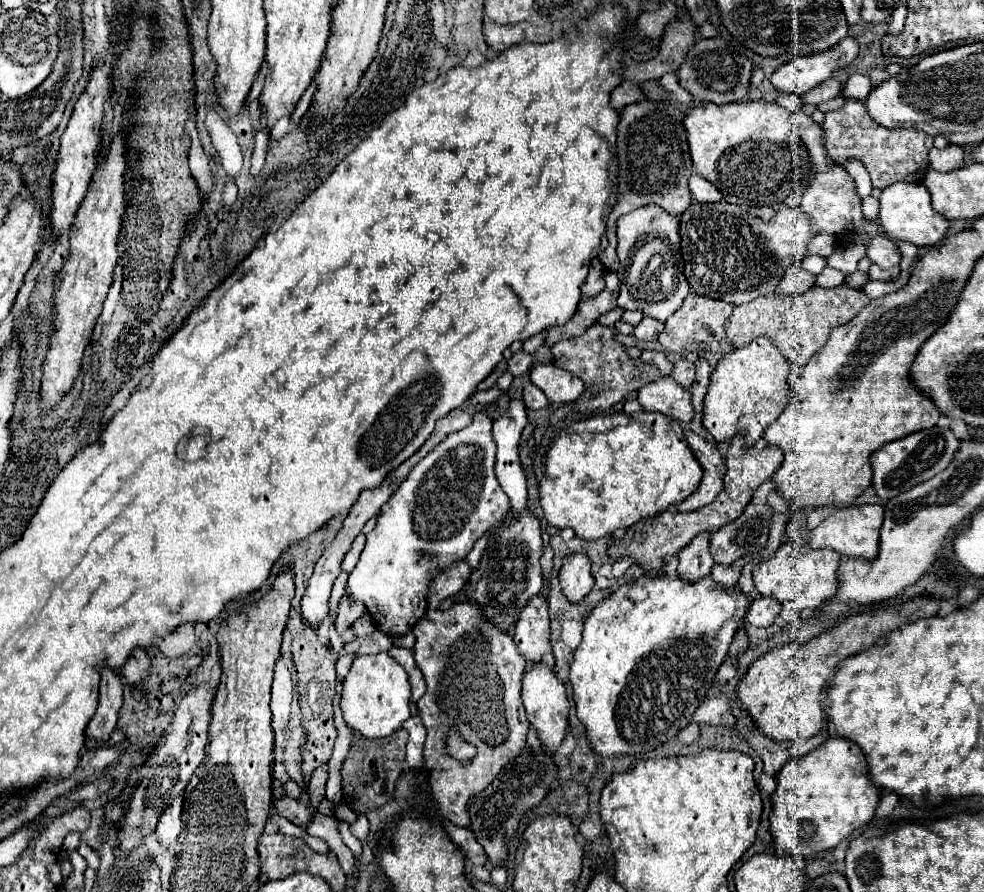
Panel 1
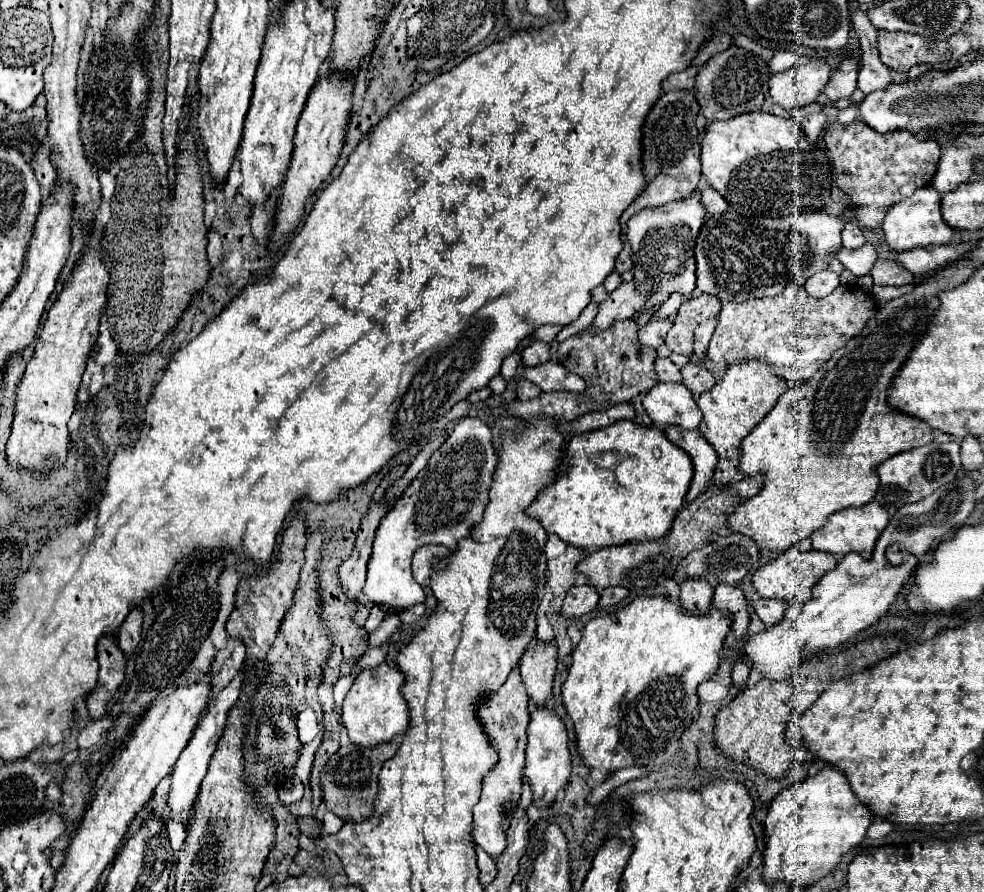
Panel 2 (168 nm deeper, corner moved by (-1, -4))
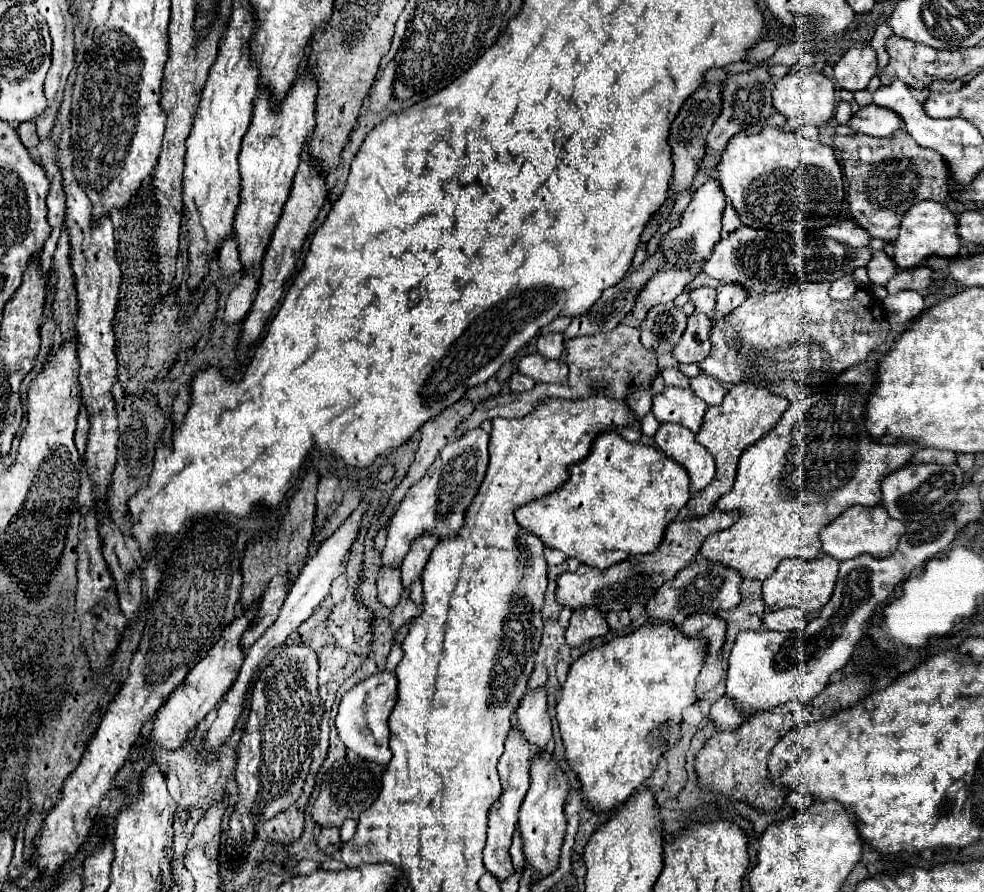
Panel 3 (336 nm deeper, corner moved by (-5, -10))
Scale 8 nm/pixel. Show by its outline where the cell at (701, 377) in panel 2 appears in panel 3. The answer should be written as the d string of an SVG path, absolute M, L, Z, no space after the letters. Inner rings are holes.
M700 374L700 376L692 378L692 380L690 380L690 388L692 388L694 394L696 394L698 398L702 398L708 406L720 404L722 398L724 398L724 394L726 394L724 386L722 386L718 380L714 380L714 378L706 376L706 374Z

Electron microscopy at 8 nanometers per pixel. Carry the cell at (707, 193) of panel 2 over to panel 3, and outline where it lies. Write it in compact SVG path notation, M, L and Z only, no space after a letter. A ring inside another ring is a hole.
M726 204L726 208L724 208L724 218L722 218L722 232L724 232L724 234L730 234L730 232L734 232L734 230L740 228L740 226L742 226L742 222L740 222L736 210L732 208L732 204Z

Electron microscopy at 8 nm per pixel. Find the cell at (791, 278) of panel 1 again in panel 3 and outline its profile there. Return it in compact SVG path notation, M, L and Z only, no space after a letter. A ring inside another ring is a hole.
M846 274L840 280L832 282L830 296L836 298L836 300L848 300L848 298L852 298L856 294L856 290L858 290L858 284L854 282L854 276L852 274Z

